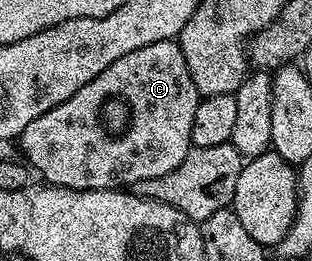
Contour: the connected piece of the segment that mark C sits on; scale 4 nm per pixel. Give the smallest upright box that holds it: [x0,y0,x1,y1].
[20,40,199,192]

